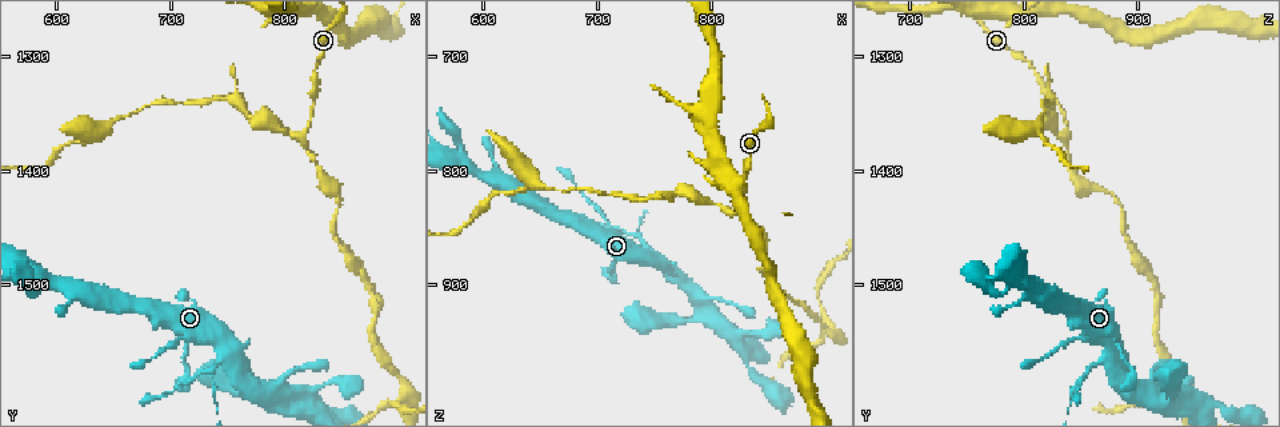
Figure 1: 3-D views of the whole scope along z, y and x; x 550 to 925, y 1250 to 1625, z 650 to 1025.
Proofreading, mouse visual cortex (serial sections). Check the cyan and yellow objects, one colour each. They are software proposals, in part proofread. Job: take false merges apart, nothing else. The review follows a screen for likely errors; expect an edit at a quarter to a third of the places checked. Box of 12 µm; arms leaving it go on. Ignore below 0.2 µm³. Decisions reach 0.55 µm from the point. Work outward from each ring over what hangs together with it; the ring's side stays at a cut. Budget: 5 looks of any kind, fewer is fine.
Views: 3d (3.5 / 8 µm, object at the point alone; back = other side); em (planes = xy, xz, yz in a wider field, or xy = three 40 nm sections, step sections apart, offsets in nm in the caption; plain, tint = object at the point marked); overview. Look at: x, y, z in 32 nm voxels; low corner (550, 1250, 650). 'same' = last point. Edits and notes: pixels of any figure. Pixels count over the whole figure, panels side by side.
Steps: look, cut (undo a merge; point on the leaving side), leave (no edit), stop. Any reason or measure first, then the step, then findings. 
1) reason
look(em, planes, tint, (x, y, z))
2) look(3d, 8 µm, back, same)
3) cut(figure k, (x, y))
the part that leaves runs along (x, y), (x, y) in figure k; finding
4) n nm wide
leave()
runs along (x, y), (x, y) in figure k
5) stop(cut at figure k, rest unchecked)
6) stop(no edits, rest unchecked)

look(3d, 3.5 µm, (816, 1370, 838))

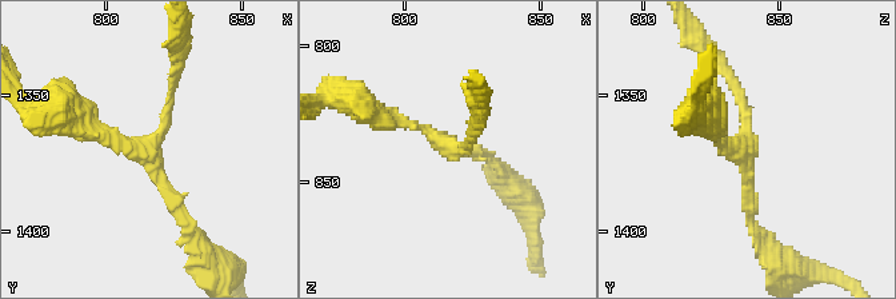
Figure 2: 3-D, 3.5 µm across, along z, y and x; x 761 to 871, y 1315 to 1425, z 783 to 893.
3 arms; arms of 100, 150, 150 nm; shape alone is not enough
look(em, xy, step 2, tint, (817, 1370, 838))

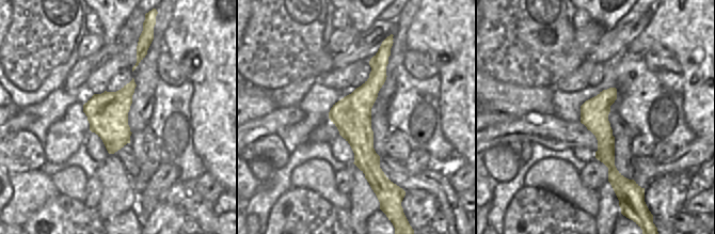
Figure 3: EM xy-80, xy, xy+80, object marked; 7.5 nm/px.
leave()
runs along (383, 50), (362, 99), (375, 184) in figure 3; continuous, no second cell

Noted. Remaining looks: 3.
look(3d, 3.5 µm, back, (902, 1606, 930))

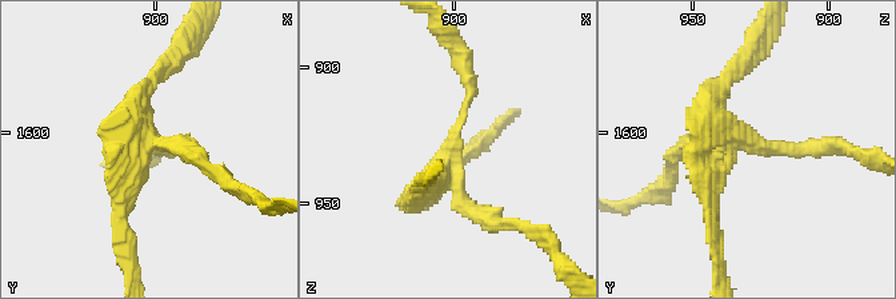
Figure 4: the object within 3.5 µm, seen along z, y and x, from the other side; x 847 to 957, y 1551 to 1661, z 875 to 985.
3 arms; arms of 150, 200, 250 nm; shape alone is not enough
look(em, xy, step 5, tint, (901, 1603, 929))

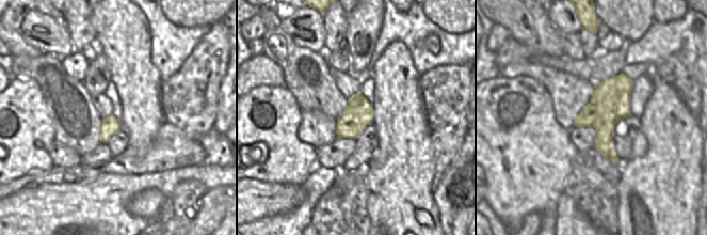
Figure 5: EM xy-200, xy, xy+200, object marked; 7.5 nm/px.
cut(figure 4, (180, 151))
the part that leaves runs along (751, 142), (858, 154) in figure 4; a second cell is stuck on

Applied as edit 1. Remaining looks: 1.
stop(cut at figure 4, rest unchecked)

